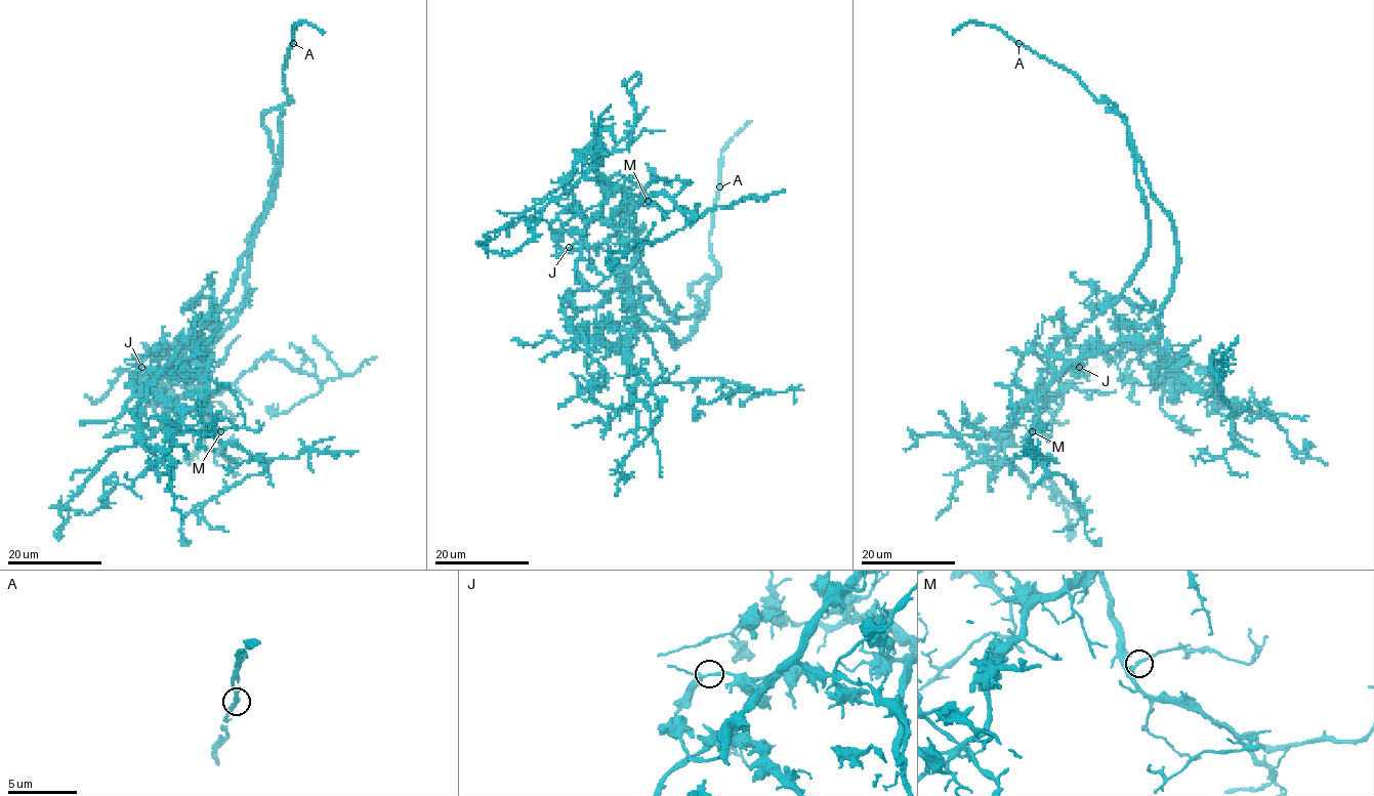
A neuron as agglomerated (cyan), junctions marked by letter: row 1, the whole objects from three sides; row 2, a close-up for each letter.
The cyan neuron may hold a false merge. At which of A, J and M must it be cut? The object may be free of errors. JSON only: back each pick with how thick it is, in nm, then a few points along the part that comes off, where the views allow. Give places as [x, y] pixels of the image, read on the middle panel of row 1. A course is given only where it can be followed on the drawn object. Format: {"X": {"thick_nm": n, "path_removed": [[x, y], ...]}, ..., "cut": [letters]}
{"cut": []}

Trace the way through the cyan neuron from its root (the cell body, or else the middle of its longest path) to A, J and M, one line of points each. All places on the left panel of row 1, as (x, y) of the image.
A: (240, 306), (246, 290), (249, 233), (273, 194), (280, 115), (284, 103), (292, 102), (283, 73), (292, 43)
J: (240, 306), (221, 333), (203, 340), (211, 361), (195, 355), (182, 367), (170, 364), (161, 373), (141, 367)
M: (240, 306), (238, 316), (221, 333), (203, 340), (203, 349), (211, 361), (206, 400), (212, 422), (220, 431)

